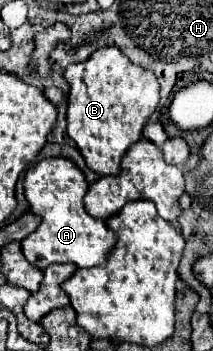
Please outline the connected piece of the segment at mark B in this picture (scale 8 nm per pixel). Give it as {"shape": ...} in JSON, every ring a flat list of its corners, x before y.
{"shape":[[113,46,95,50,85,62,69,64,63,70,63,76,69,82,69,138,77,144,89,170,103,176,117,174,121,158,129,146,141,138,143,124,159,104,157,78,149,70,131,64,127,56]]}

